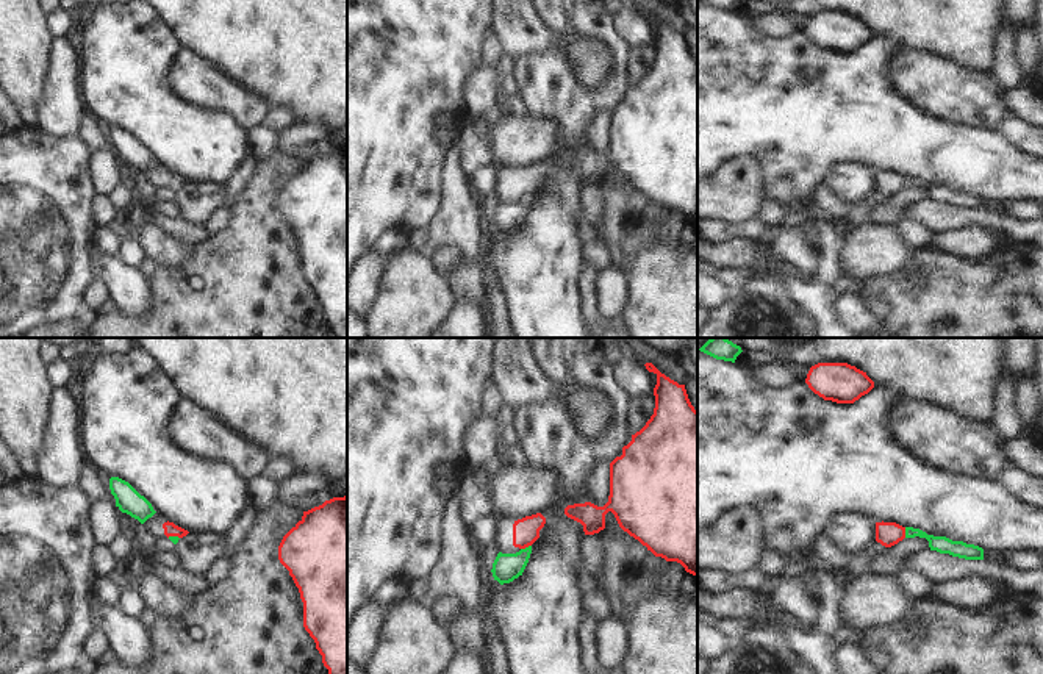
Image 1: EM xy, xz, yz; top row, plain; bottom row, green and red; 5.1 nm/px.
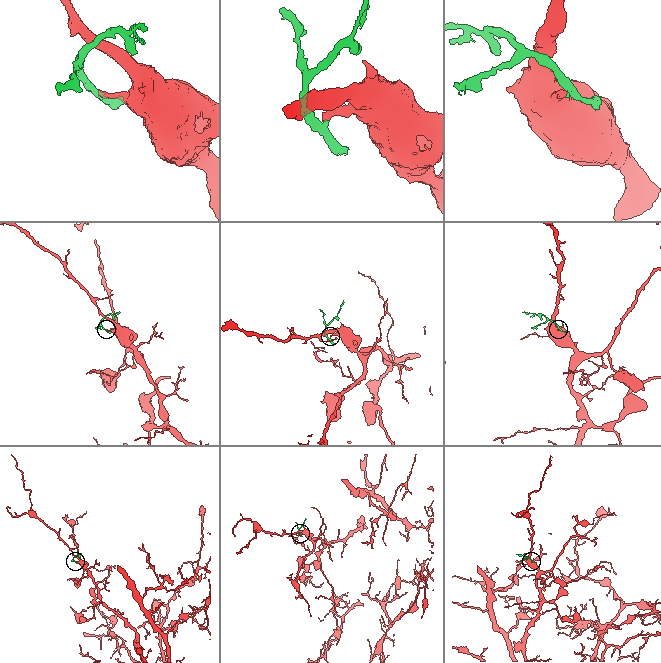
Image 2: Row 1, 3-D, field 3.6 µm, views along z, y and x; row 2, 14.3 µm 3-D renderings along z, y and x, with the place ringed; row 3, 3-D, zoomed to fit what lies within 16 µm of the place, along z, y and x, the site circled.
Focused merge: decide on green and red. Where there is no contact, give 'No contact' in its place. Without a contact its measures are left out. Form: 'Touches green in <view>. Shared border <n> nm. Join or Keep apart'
Touches green in xz. Shared border 60 nm. Join.

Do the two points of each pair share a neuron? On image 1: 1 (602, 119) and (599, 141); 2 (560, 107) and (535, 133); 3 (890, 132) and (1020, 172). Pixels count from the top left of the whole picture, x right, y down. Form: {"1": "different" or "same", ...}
{"1": "same", "2": "different", "3": "same"}

